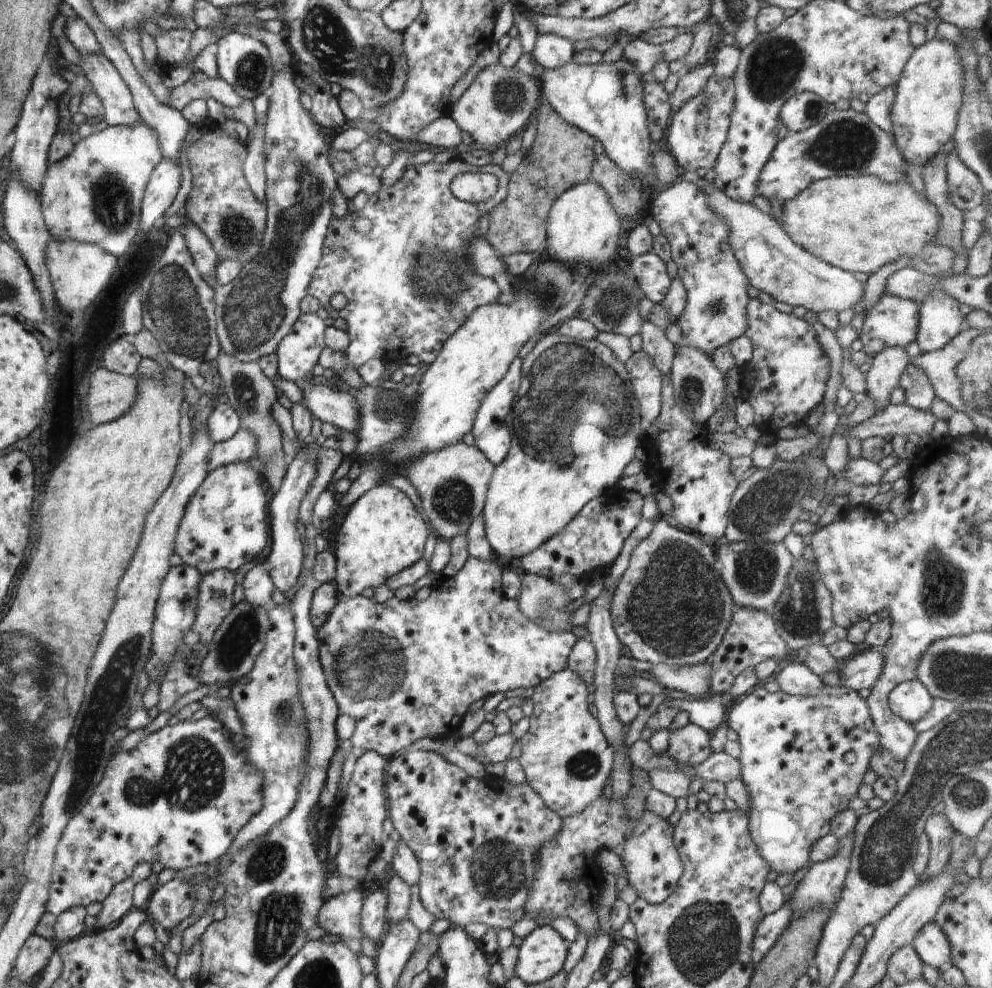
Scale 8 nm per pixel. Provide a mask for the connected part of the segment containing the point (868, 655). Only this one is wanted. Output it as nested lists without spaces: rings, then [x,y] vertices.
[[[881,647],[866,648],[863,654],[857,654],[848,659],[842,672],[839,673],[843,687],[855,690],[857,693],[864,688],[872,688],[880,676],[884,666],[884,655]]]

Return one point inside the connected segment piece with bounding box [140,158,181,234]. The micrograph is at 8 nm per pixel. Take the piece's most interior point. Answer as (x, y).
(163, 184)

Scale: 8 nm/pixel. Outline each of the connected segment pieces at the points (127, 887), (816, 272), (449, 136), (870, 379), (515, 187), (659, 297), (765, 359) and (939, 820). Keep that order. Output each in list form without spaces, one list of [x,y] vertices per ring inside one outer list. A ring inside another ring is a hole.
[[[128,877],[126,881],[119,882],[115,886],[114,892],[101,902],[101,910],[95,916],[96,923],[91,930],[105,929],[114,924],[116,920],[120,920],[130,912],[133,904],[133,890],[136,888],[132,877]]]
[[[714,184],[702,190],[709,196],[711,209],[728,225],[730,232],[727,246],[754,288],[770,294],[775,301],[804,306],[816,314],[822,310],[836,310],[839,313],[861,304],[866,282],[858,281],[854,273],[832,266],[792,242],[772,214],[766,214],[750,203],[733,201]]]
[[[447,113],[446,115],[437,118],[435,121],[424,125],[418,132],[415,138],[420,142],[436,146],[436,148],[447,148],[455,150],[460,143],[460,133],[455,120]]]
[[[885,347],[873,356],[872,366],[865,374],[866,394],[880,409],[890,405],[890,394],[899,386],[910,359],[902,347]]]
[[[542,100],[536,108],[535,116],[538,119],[538,125],[534,144],[516,170],[510,173],[507,195],[504,200],[489,212],[490,224],[485,239],[499,252],[501,257],[507,257],[514,253],[532,253],[535,250],[544,250],[545,226],[553,202],[566,189],[591,180],[591,168],[599,149],[597,138],[568,124],[549,105],[549,102]]]
[[[652,251],[629,259],[631,274],[637,279],[645,297],[654,304],[661,304],[671,285],[666,264]]]
[[[750,299],[747,306],[747,329],[745,335],[753,346],[753,357],[746,366],[746,388],[748,388],[748,402],[753,408],[753,424],[762,433],[776,433],[786,426],[794,426],[804,423],[810,411],[812,411],[824,398],[826,382],[831,371],[831,362],[824,353],[822,345],[818,341],[812,323],[804,318],[797,318],[793,313],[786,314],[778,311],[774,305],[765,304],[760,299]]]
[[[943,813],[930,815],[925,826],[925,833],[930,841],[930,856],[927,867],[922,875],[918,876],[923,883],[937,877],[947,865],[952,848],[951,840],[956,830]]]

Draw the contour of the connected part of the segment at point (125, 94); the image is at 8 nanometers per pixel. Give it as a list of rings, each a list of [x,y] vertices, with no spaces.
[[[102,53],[80,54],[79,66],[101,100],[104,109],[102,119],[110,124],[126,126],[140,119],[131,92],[111,59]]]

